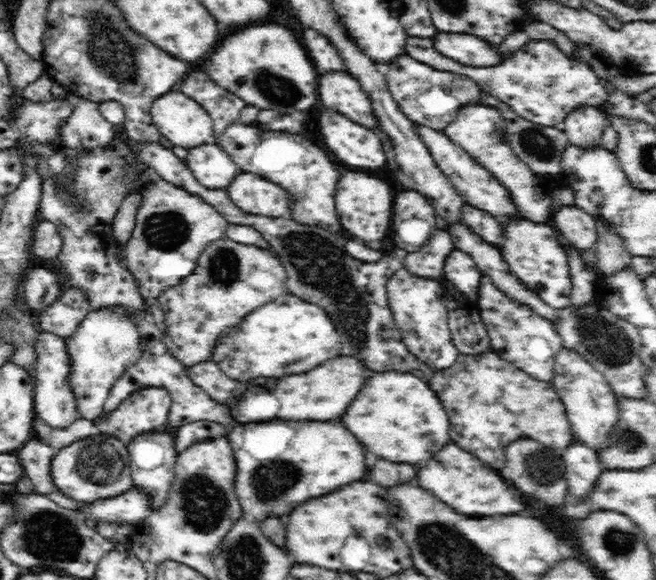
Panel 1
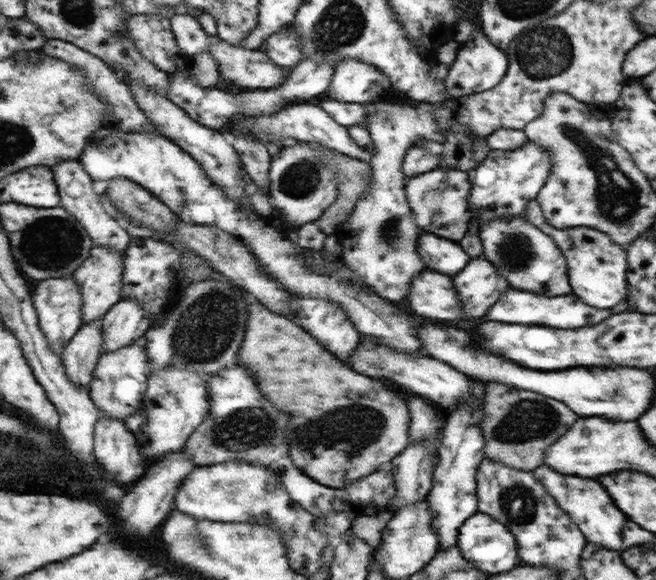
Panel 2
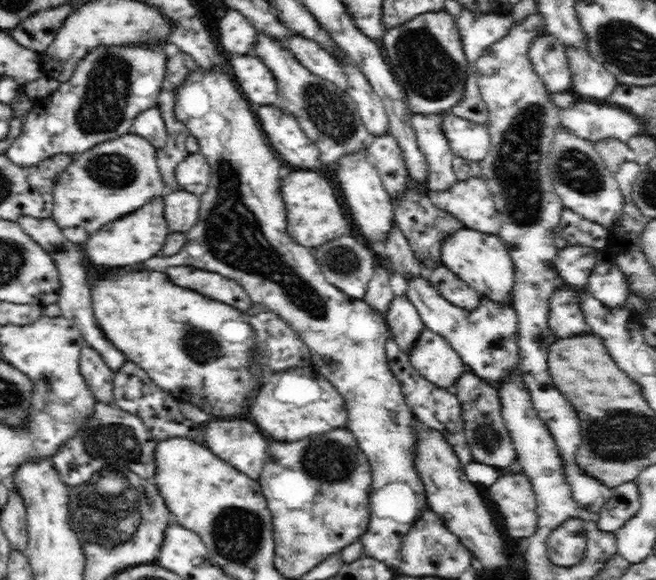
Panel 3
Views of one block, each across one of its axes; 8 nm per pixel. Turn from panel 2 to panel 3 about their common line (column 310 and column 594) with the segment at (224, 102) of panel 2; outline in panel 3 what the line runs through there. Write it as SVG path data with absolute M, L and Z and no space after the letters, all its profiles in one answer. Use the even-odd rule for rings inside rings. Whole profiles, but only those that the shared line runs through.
M568 46L566 53L569 54L570 71L573 74L571 92L608 102L618 88L618 79L588 52Z

